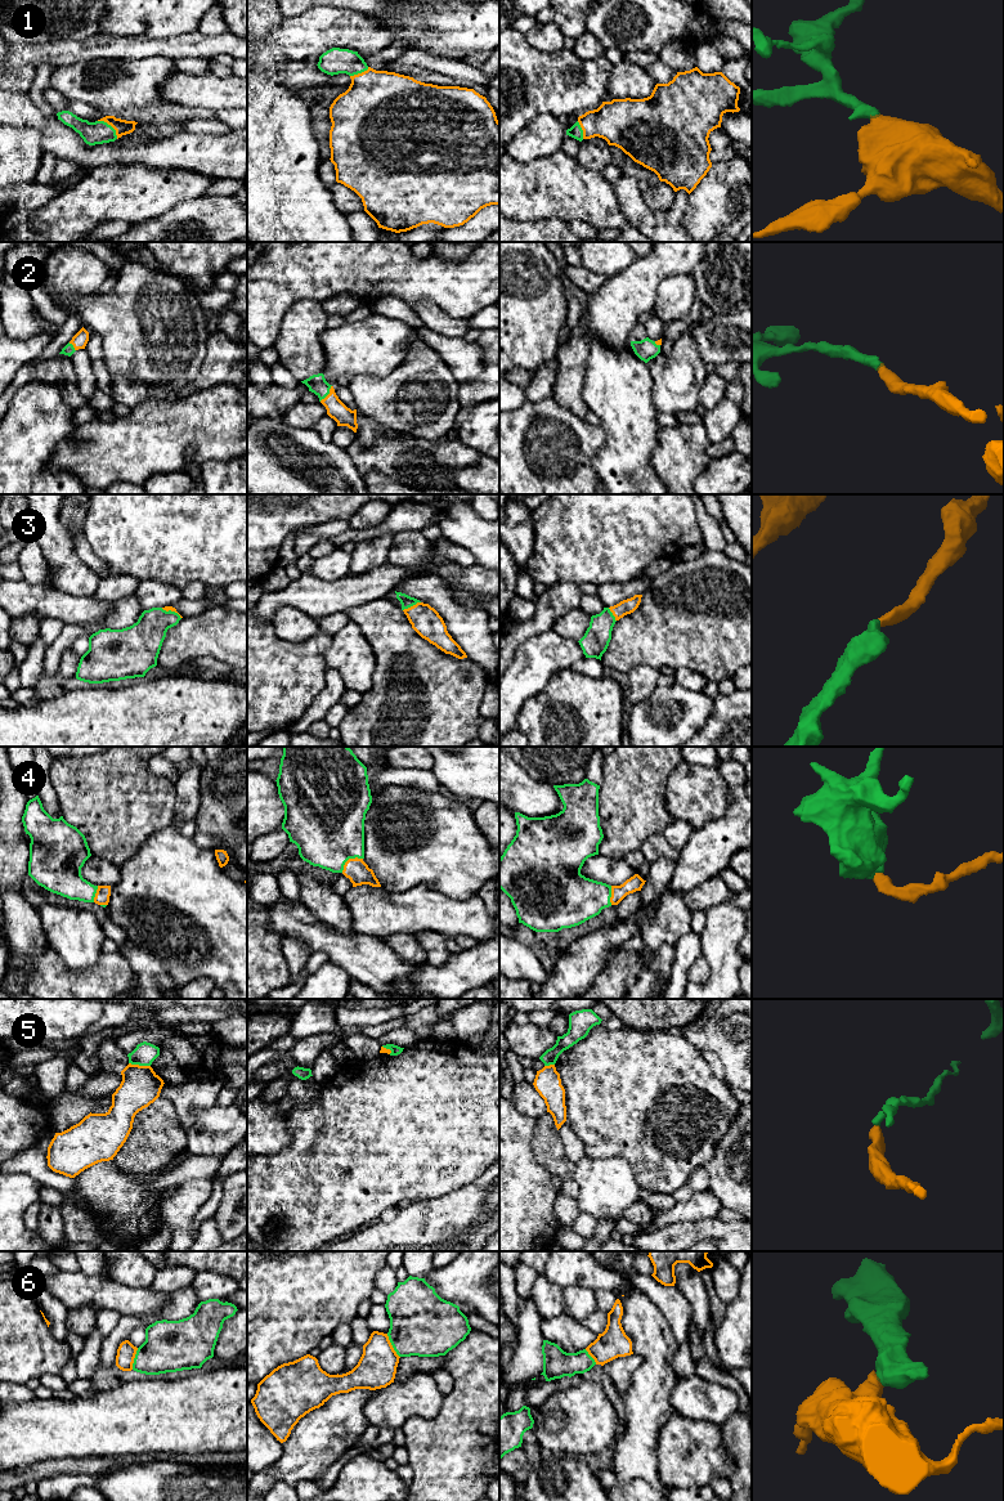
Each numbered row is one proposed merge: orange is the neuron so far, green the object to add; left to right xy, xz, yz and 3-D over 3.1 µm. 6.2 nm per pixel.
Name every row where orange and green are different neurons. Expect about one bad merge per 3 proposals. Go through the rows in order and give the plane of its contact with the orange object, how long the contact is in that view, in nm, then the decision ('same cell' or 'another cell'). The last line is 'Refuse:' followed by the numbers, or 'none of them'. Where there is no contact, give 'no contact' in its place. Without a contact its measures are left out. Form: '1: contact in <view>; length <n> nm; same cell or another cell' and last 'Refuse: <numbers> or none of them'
1: contact in xy; length 170 nm; same cell
2: contact in xz; length 130 nm; same cell
3: contact in xz; length 130 nm; same cell
4: contact in xz; length 160 nm; same cell
5: contact in xy; length 140 nm; another cell
6: contact in xz; length 170 nm; another cell
Refuse: 5, 6

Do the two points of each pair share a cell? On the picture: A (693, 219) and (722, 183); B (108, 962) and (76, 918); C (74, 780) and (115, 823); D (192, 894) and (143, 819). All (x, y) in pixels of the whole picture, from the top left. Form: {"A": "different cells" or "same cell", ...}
{"A": "same cell", "B": "different cells", "C": "same cell", "D": "different cells"}

